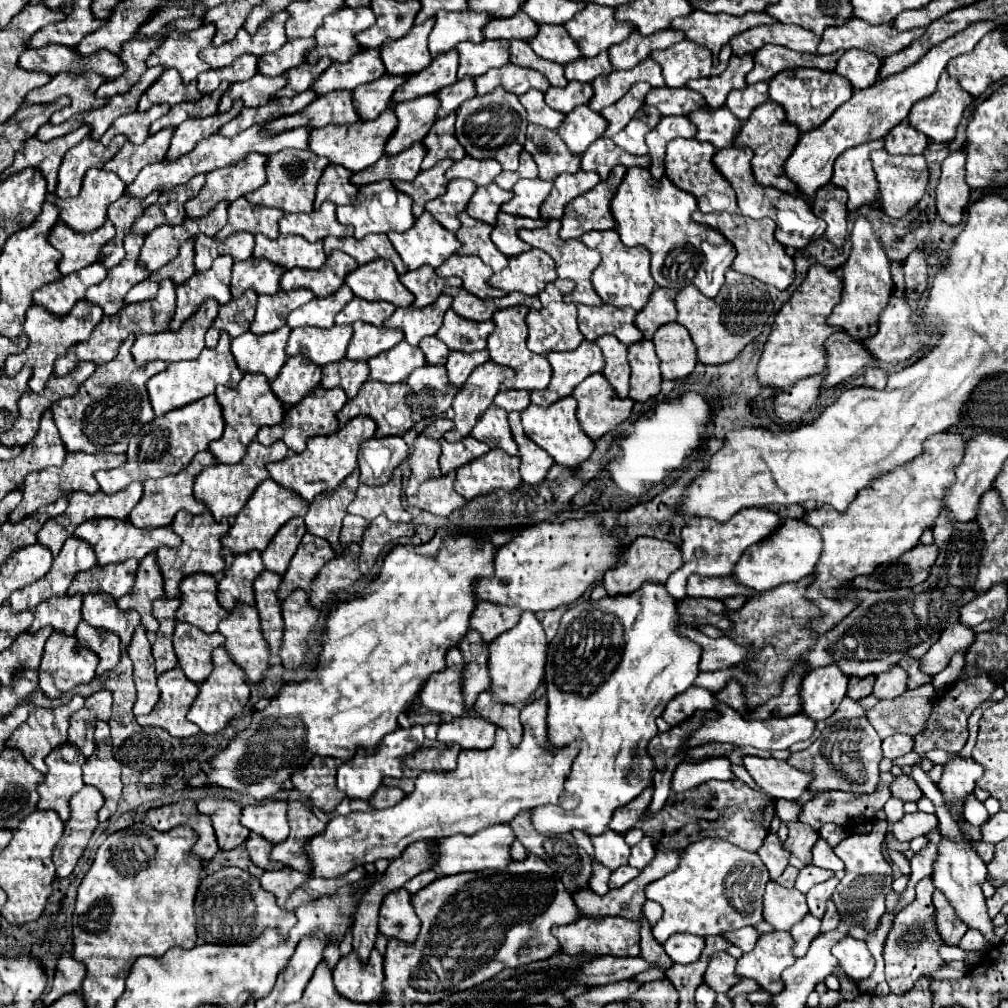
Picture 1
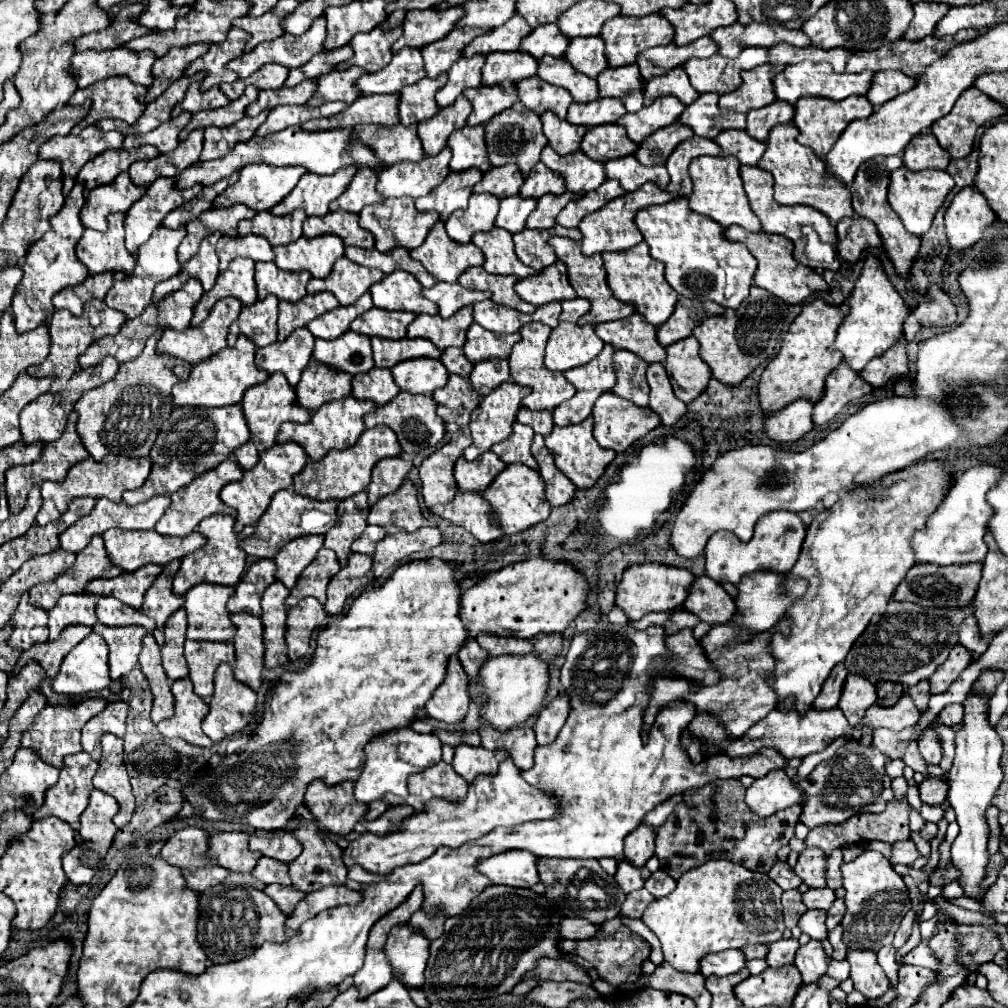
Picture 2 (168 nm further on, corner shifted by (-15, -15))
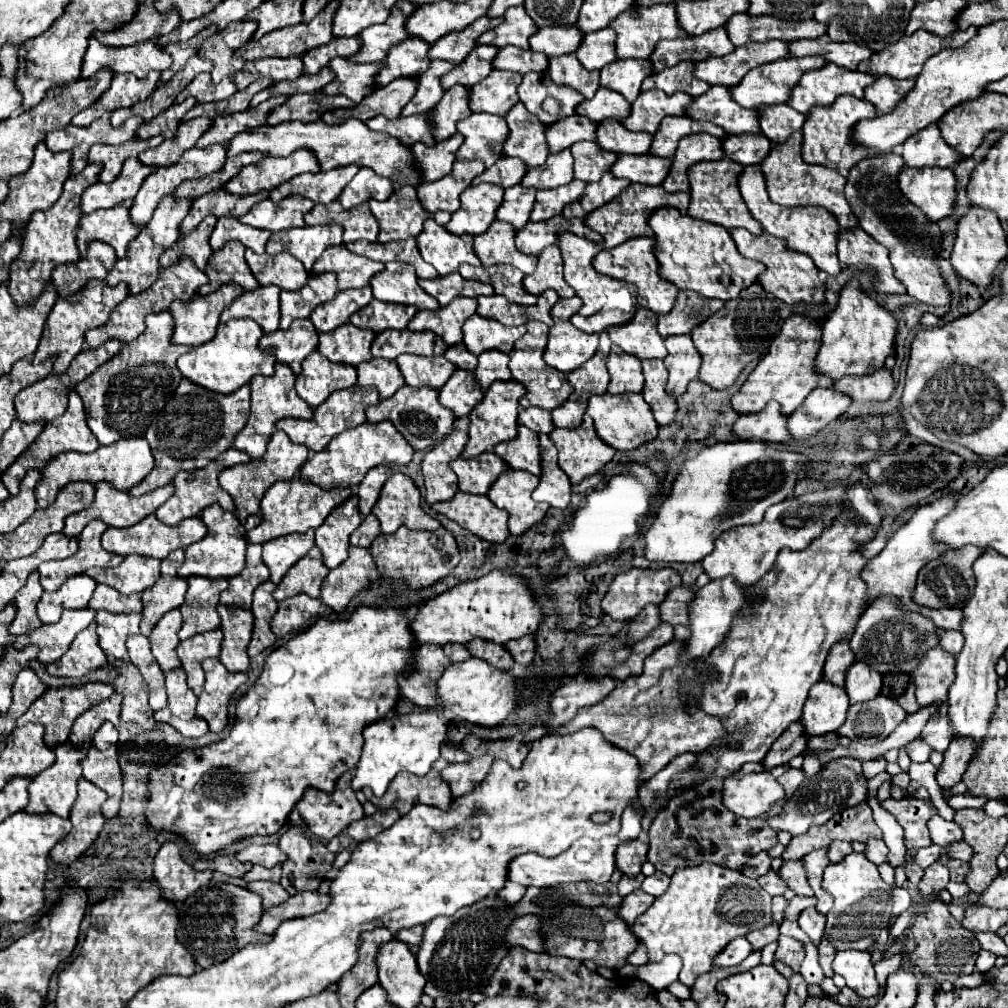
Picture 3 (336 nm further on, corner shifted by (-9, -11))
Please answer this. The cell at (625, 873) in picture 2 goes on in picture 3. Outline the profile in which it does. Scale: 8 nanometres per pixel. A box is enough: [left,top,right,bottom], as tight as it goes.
[618,876,638,896]

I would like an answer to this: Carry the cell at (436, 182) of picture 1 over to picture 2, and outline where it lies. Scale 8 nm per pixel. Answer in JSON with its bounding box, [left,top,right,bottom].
[416,168,482,220]

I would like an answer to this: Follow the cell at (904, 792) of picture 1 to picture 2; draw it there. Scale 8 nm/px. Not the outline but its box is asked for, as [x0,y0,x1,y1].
[918,778,946,806]

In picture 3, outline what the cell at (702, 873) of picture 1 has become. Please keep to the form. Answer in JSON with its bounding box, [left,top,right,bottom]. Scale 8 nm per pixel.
[632,862,772,986]

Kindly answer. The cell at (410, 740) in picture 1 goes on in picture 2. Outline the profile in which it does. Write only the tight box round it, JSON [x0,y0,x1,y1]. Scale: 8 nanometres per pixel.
[354,728,442,804]

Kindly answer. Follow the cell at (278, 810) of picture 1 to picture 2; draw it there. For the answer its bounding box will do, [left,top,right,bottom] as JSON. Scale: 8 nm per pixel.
[250,832,302,864]

